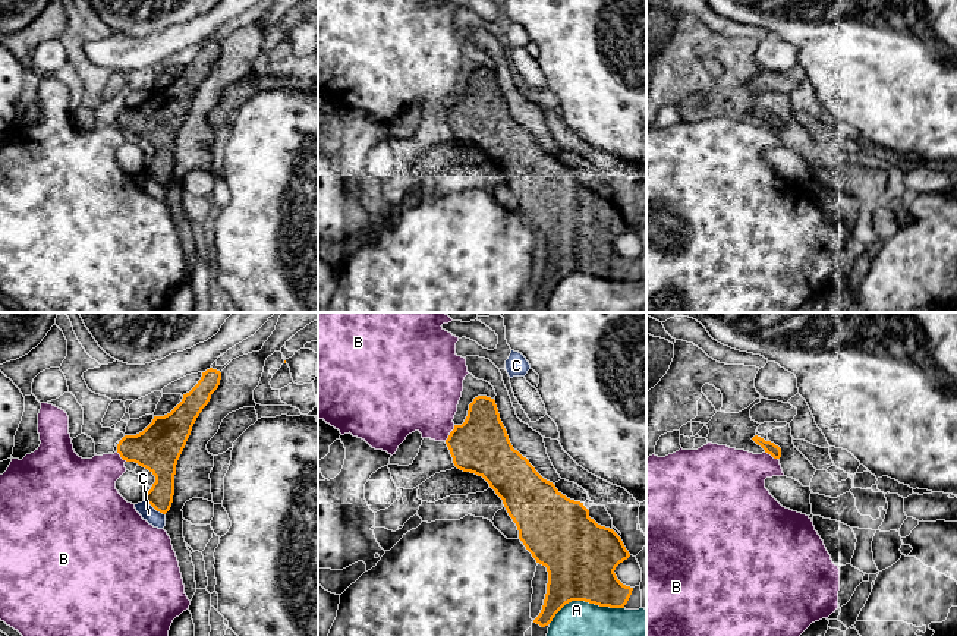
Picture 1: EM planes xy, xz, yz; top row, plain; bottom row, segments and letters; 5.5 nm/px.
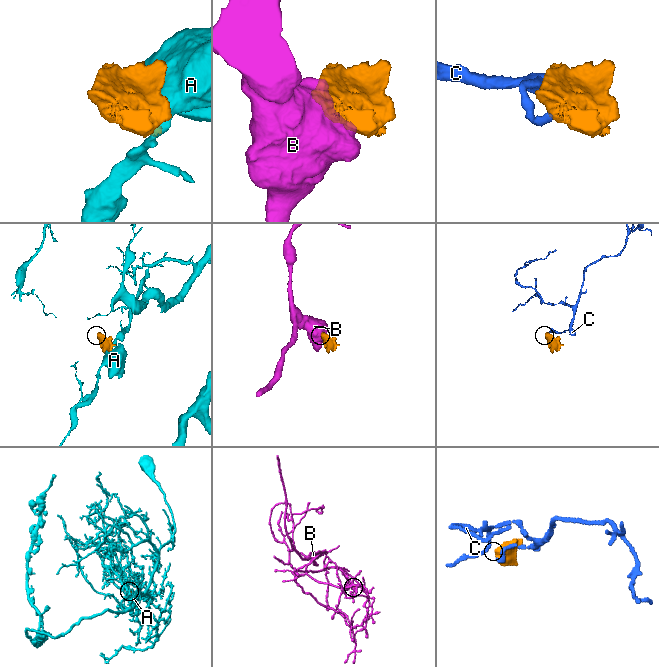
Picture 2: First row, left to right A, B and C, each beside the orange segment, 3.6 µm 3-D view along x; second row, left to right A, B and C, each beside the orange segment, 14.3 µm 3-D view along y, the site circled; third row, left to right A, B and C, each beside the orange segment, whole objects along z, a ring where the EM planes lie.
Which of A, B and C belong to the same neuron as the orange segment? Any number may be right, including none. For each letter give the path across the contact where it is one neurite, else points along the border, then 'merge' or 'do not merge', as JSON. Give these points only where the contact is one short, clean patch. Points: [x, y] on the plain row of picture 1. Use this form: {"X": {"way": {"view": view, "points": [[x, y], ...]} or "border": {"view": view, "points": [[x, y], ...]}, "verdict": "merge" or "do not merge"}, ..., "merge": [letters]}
{"A": {"verdict": "do not merge"}, "B": {"border": {"view": "xz", "points": [[455, 97], [444, 112]]}, "verdict": "do not merge"}, "C": {"border": {"view": "xy", "points": [[144, 172], [164, 186]]}, "verdict": "do not merge"}, "merge": []}

